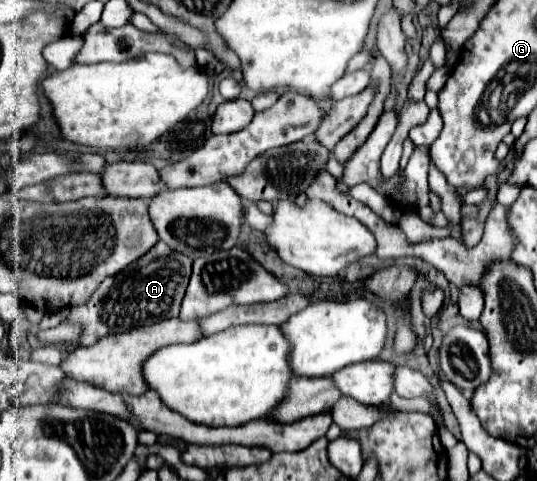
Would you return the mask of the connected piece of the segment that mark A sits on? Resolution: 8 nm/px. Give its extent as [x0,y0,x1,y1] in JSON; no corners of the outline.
[67,240,191,346]

